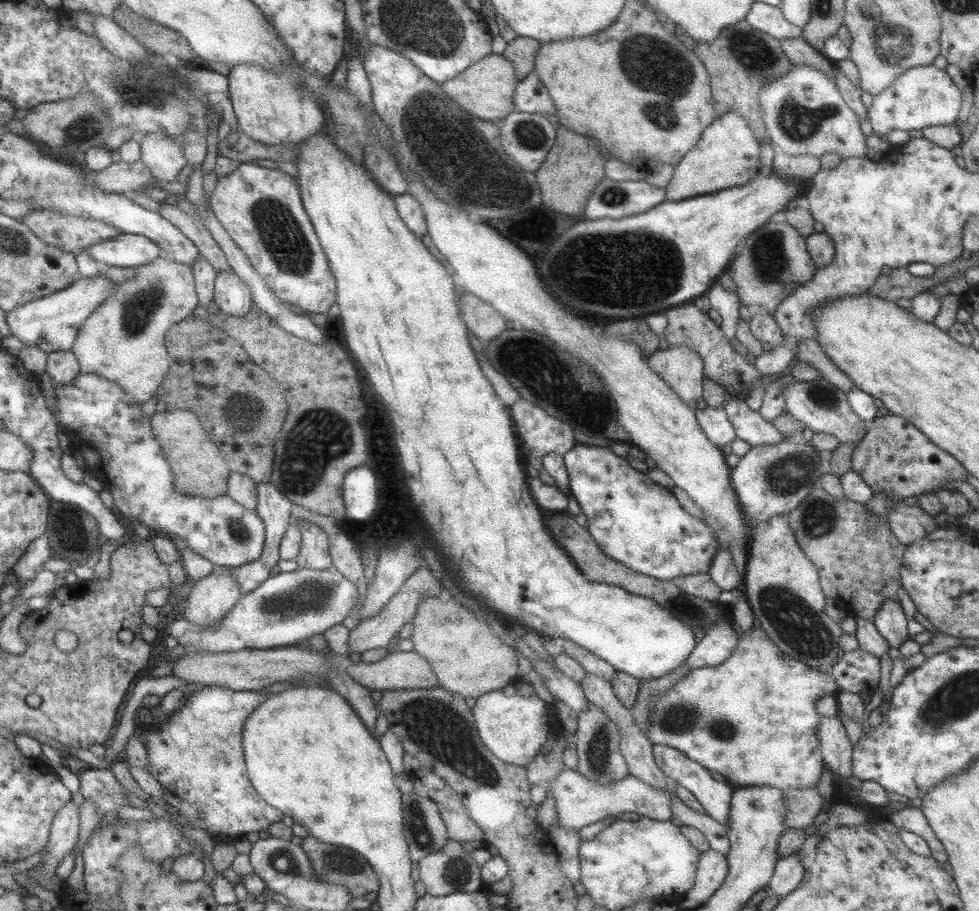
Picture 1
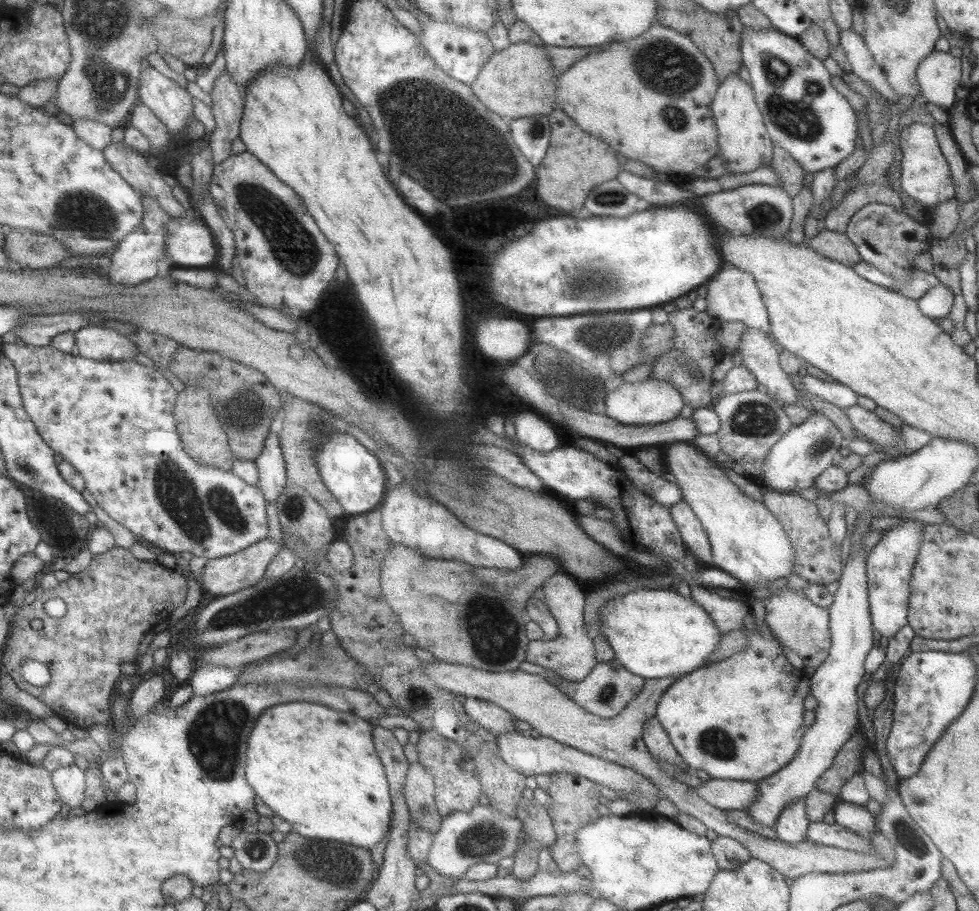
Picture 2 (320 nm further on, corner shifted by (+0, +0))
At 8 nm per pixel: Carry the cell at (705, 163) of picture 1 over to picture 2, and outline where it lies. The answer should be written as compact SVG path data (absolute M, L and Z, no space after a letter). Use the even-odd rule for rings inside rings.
M729 74L718 84L710 109L717 130L717 155L723 158L727 166L725 173L749 173L771 164L774 144L765 132L750 84L741 80L738 74Z

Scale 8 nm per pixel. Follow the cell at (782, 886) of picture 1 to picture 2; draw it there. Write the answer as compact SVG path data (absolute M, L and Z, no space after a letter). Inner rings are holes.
M805 797L796 798L783 806L779 818L775 820L774 831L777 839L783 842L801 842L806 840L809 820L805 814Z

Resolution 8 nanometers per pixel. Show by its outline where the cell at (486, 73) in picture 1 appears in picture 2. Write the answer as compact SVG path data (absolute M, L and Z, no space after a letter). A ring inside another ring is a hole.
M528 42L509 43L507 48L500 51L493 51L491 57L486 60L481 71L475 77L475 81L469 86L473 96L492 110L499 117L506 121L515 118L524 118L532 115L542 115L548 117L555 106L555 84L558 76L553 76L553 68L549 66L547 59L547 46L537 46Z

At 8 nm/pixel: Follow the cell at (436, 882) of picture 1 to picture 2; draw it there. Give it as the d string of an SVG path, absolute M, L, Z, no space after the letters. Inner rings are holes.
M477 803L471 810L455 811L443 817L435 832L426 863L441 876L461 878L468 866L479 862L498 864L501 858L514 856L517 836L522 833L521 821L505 815L488 804Z

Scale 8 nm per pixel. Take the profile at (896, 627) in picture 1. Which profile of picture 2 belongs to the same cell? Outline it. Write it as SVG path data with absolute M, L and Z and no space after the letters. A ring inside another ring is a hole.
M905 519L902 524L882 531L883 536L871 548L865 560L867 601L872 628L885 638L891 638L899 628L907 624L909 580L924 525L915 519Z

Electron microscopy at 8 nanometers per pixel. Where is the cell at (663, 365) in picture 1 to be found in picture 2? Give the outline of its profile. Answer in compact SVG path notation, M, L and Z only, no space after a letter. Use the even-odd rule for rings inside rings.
M650 378L640 383L619 382L607 388L604 396L606 408L605 416L627 425L653 425L659 422L667 422L678 416L679 409L684 405L679 391L669 382L663 382L655 378Z

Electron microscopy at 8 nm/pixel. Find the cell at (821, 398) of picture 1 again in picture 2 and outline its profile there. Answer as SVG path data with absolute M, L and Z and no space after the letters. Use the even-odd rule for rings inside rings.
M746 327L737 347L741 365L756 378L756 382L767 388L767 393L782 404L801 403L796 398L796 388L789 375L782 370L775 344L769 340L769 333L753 327Z

